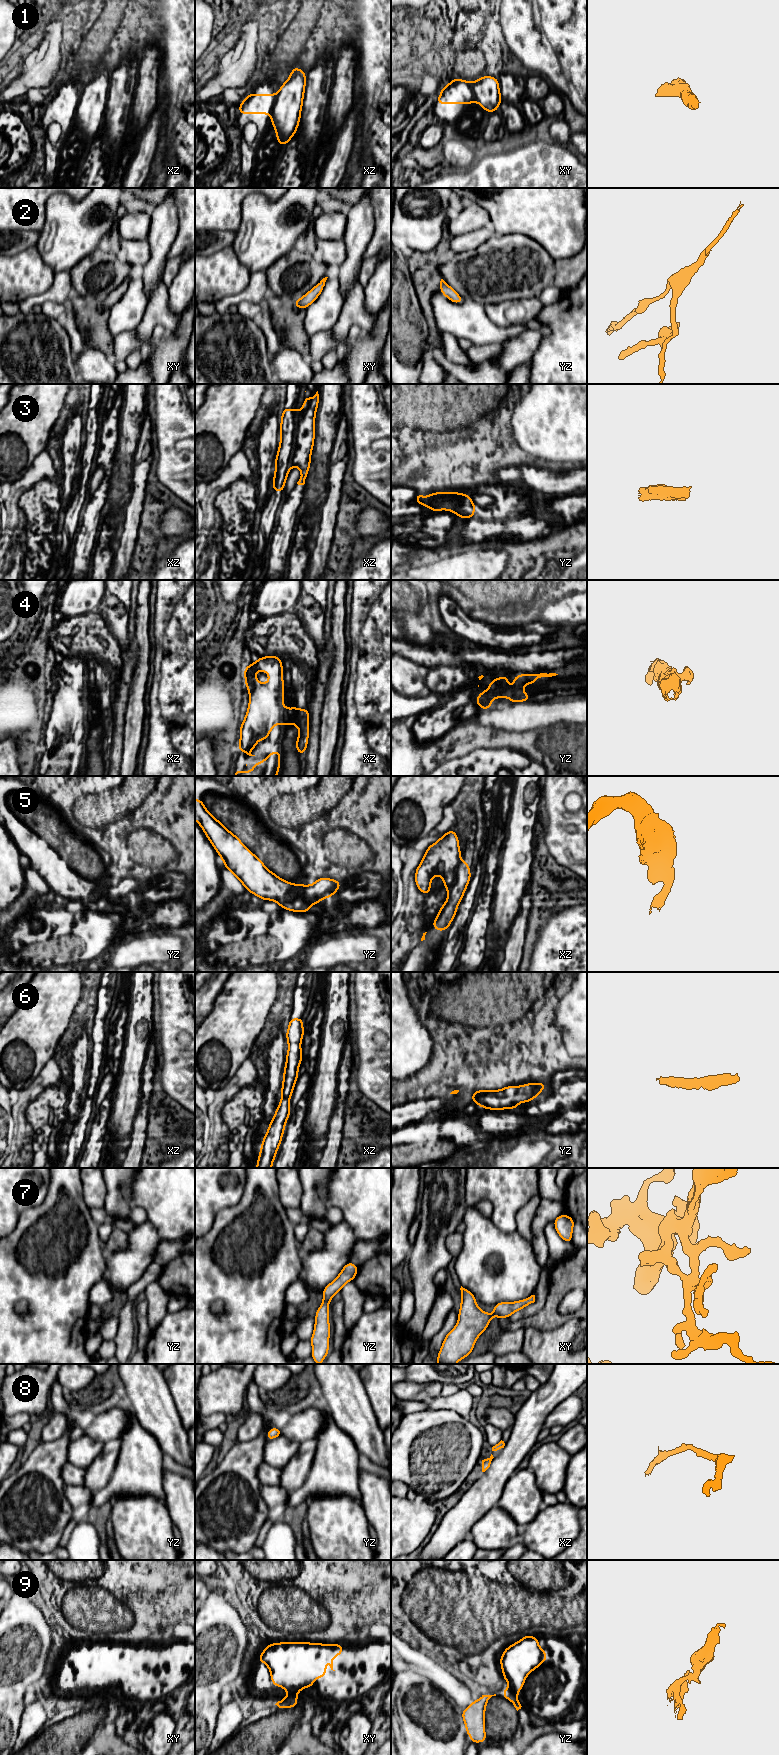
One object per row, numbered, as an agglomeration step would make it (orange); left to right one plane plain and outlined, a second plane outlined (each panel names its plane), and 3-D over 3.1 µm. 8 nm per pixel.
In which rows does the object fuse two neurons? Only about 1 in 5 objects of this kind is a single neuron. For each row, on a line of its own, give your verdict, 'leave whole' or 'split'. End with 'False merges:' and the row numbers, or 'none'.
1: split
2: leave whole
3: split
4: split
5: split
6: leave whole
7: leave whole
8: leave whole
9: split
False merges: 1, 3, 4, 5, 9

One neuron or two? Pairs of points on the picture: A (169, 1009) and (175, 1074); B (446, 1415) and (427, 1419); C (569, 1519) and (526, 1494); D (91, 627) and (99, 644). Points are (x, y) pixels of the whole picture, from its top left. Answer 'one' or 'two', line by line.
A: one
B: one
C: two
D: one

